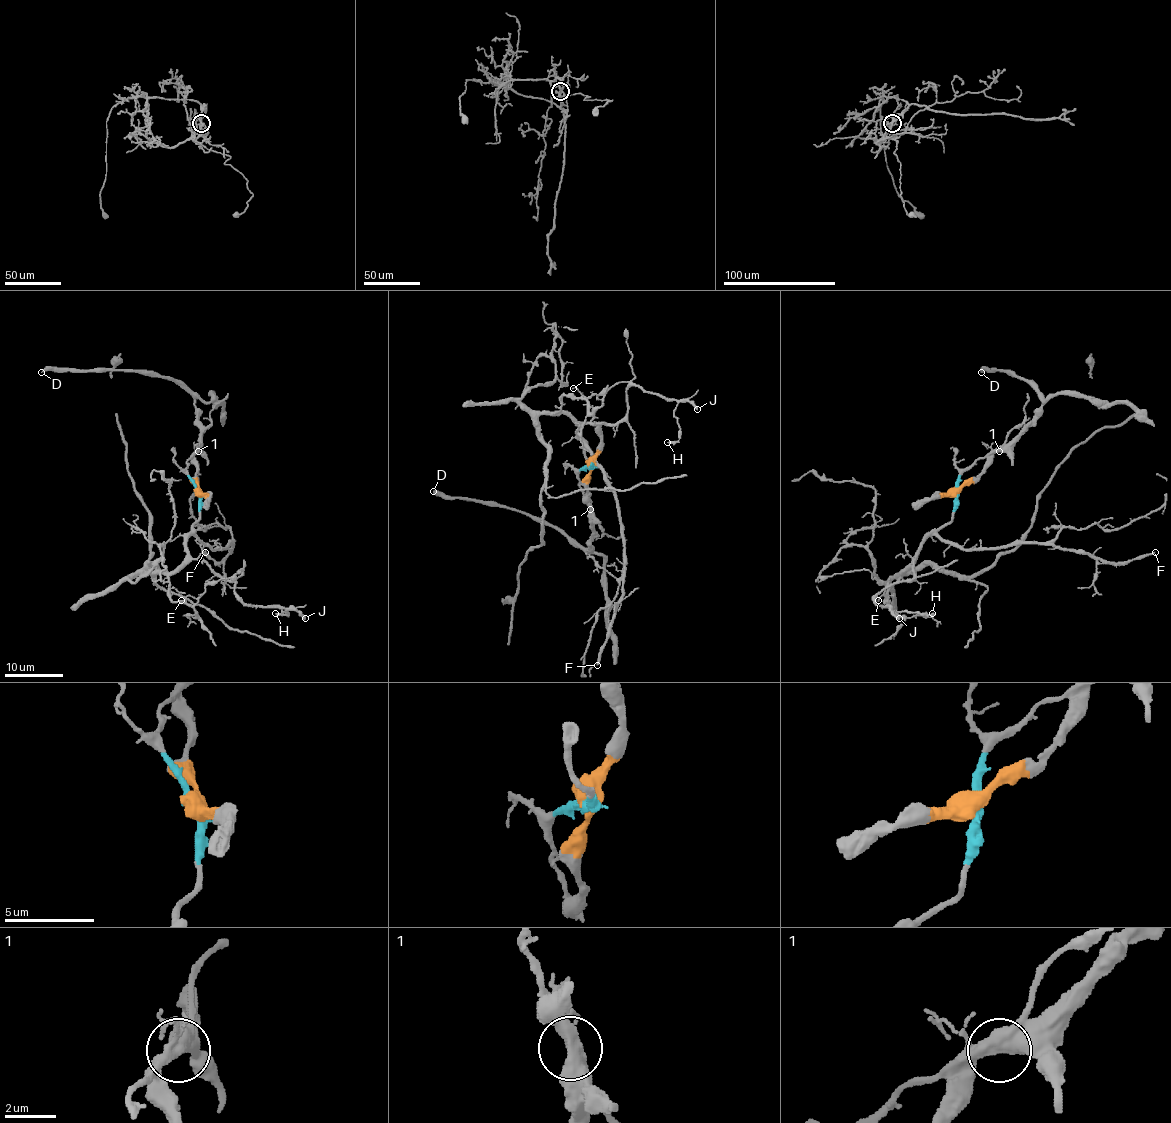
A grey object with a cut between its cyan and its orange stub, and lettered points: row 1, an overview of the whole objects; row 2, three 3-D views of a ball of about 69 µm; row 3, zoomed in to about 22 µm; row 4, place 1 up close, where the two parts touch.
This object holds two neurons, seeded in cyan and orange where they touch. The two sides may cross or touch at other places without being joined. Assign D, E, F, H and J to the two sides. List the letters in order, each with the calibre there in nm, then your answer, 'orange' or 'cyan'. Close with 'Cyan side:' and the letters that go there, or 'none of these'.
D: 360 nm thick; orange
E: 80 nm thick; cyan
F: 240 nm thick; cyan
H: 240 nm thick; cyan
J: 320 nm thick; cyan
Cyan side: E, F, H, J

